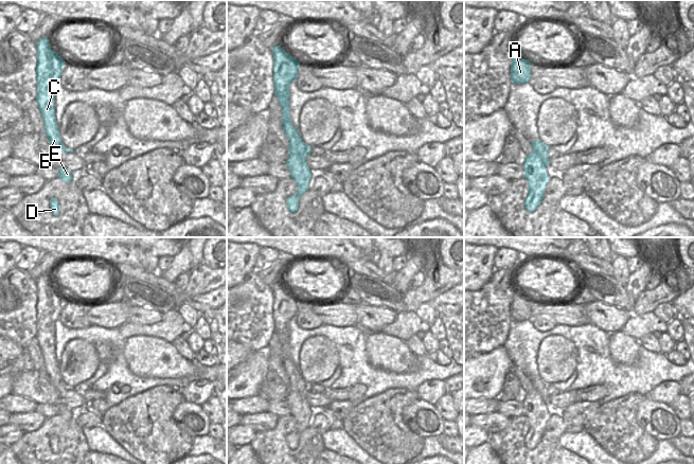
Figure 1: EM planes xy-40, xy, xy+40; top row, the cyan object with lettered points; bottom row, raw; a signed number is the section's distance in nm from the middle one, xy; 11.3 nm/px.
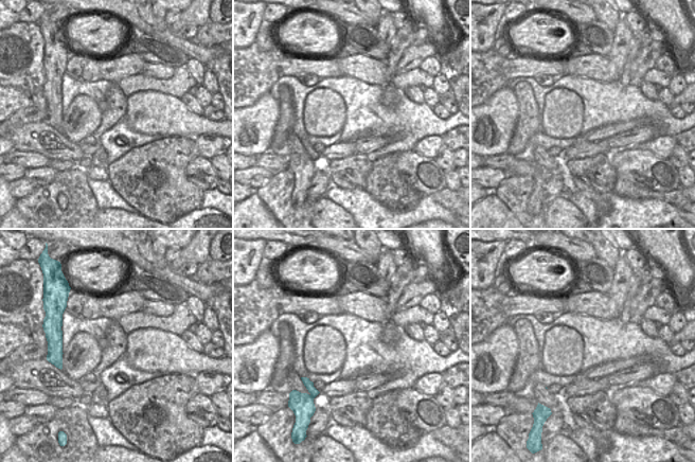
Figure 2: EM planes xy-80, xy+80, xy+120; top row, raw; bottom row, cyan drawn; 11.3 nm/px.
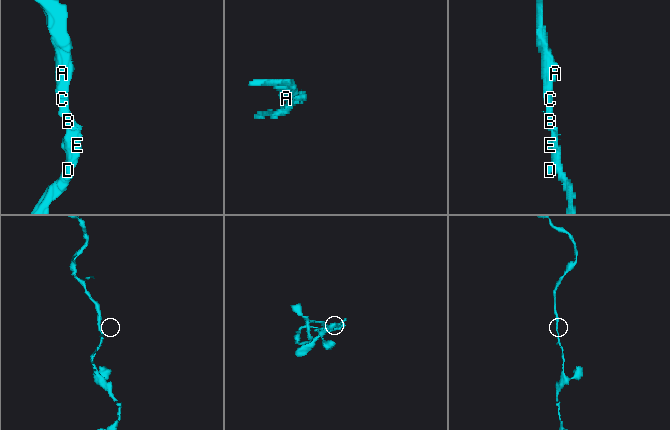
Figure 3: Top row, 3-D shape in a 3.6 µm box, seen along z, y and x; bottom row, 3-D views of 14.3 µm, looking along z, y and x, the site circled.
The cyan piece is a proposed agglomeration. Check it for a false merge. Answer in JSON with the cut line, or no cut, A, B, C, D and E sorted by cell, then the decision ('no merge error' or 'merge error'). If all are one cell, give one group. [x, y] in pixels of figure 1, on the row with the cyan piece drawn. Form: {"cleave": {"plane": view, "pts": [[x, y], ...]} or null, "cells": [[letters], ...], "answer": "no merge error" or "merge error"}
{"cleave": null, "cells": [["A", "B", "C", "D", "E"]], "answer": "no merge error"}

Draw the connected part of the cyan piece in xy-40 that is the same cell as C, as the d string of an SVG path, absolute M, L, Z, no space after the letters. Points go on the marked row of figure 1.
M48 37L40 38L36 42L36 49L36 102L41 112L49 144L58 154L74 153L73 149L68 149L61 141L58 125L56 123L56 110L54 108L54 97L56 95L54 87L60 78L66 61L51 49Z

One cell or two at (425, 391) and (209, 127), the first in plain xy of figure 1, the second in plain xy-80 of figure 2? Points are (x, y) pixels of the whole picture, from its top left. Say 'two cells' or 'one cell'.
two cells

